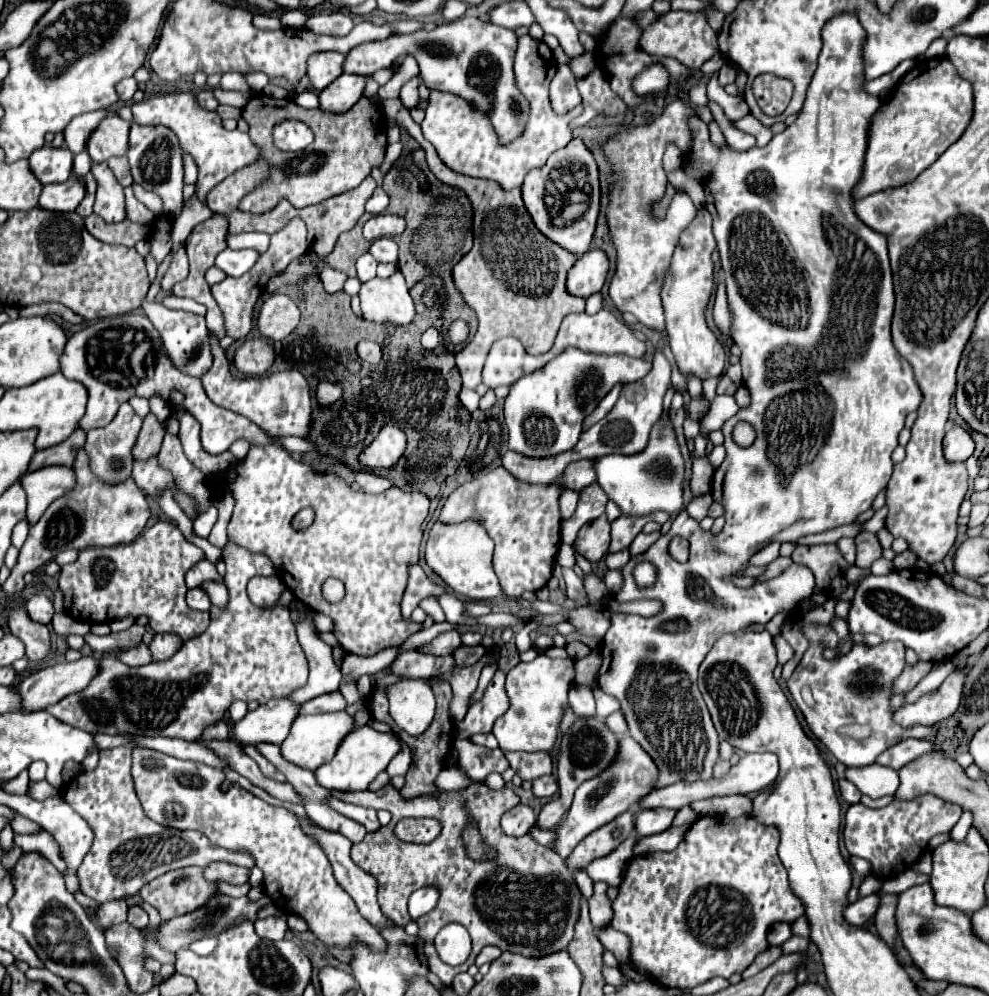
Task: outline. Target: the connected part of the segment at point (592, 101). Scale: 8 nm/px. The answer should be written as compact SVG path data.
M594 69L588 77L578 81L578 91L582 95L584 113L580 115L580 119L574 119L574 127L586 125L596 115L616 117L616 115L626 113L624 101L610 89L600 69Z

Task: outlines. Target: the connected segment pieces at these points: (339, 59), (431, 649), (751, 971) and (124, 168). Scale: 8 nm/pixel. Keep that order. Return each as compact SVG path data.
M314 53L308 59L308 79L310 85L316 91L326 89L340 73L342 73L342 63L344 63L344 55L342 53Z
M446 631L434 637L430 643L420 645L416 651L420 653L430 653L430 655L452 655L458 647L462 645L460 633L458 631Z
M770 947L768 951L760 953L760 955L754 959L754 963L752 963L744 973L742 973L742 977L744 977L744 979L748 979L748 977L752 977L752 975L760 973L764 967L772 965L780 955L782 955L782 947Z
M122 157L122 159L108 159L108 165L114 171L114 175L116 175L116 179L118 179L118 183L122 187L132 185L132 175L130 175L130 167L128 167L128 159L126 157Z

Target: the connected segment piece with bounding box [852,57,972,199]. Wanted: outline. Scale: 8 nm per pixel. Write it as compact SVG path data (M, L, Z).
M946 57L920 61L900 79L890 101L884 101L872 115L862 179L852 189L852 197L862 199L876 191L914 181L964 133L970 119L972 85L956 73Z

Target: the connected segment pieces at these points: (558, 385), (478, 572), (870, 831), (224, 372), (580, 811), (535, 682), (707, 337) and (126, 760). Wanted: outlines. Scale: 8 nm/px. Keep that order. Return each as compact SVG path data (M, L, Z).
M566 347L562 355L556 355L550 363L546 363L538 371L532 371L510 385L508 397L504 401L504 417L510 431L508 447L528 457L550 457L570 451L582 433L584 417L588 417L598 407L598 403L606 397L606 393L616 383L624 385L642 379L648 371L650 371L650 363L644 359L634 359L628 355L590 355L586 351L578 351L576 347Z
M466 519L462 523L452 525L436 521L430 529L426 543L426 563L446 581L448 587L454 589L456 595L462 595L472 601L494 599L502 595L502 587L492 569L492 549L492 539L476 519Z
M920 795L918 799L892 799L882 809L870 809L862 803L850 805L844 817L844 845L850 855L868 859L872 873L878 877L894 877L910 869L926 851L934 835L948 833L960 819L962 809L954 803L938 799L936 795Z
M210 337L212 353L214 353L214 365L212 369L202 377L202 385L206 395L224 409L230 409L234 413L244 415L254 425L268 429L268 433L276 435L308 435L310 429L310 387L306 383L306 377L298 369L262 375L262 377L246 377L246 379L234 379L230 375L230 365L224 355L224 349L220 349L218 339Z
M620 737L620 755L616 763L606 771L602 771L600 775L584 781L576 789L566 819L562 819L562 823L558 823L558 827L554 829L556 839L552 851L558 853L562 859L566 859L588 833L600 827L600 815L616 815L616 801L638 801L642 795L650 791L650 787L654 787L656 777L658 777L658 769L654 761L646 755L646 751L632 737Z
M545 654L538 655L530 663L520 663L506 675L506 693L510 697L510 709L494 723L494 735L500 743L500 749L508 751L550 751L558 737L558 725L562 719L562 707L568 705L568 691L574 685L574 661L553 659Z
M700 209L696 219L680 235L662 289L666 329L668 329L670 349L676 359L676 367L680 369L682 375L694 375L700 381L714 375L722 375L726 361L724 345L708 329L704 319L704 309L714 289L714 265L710 259L714 249L716 249L716 241L712 235L712 217L706 209Z
M128 747L102 749L96 771L80 773L62 791L62 797L82 819L88 821L90 829L94 831L94 843L78 867L80 889L84 895L106 903L138 893L146 883L172 869L190 865L206 867L212 861L232 863L248 869L256 865L248 851L226 851L224 847L212 845L210 839L200 831L178 831L148 819L134 791L130 753L132 749Z

